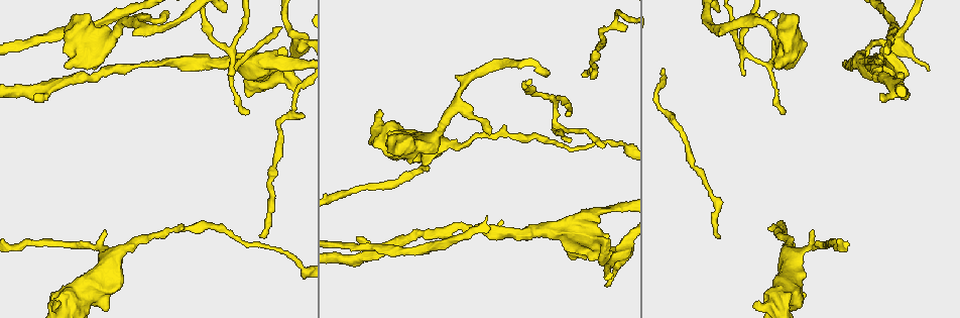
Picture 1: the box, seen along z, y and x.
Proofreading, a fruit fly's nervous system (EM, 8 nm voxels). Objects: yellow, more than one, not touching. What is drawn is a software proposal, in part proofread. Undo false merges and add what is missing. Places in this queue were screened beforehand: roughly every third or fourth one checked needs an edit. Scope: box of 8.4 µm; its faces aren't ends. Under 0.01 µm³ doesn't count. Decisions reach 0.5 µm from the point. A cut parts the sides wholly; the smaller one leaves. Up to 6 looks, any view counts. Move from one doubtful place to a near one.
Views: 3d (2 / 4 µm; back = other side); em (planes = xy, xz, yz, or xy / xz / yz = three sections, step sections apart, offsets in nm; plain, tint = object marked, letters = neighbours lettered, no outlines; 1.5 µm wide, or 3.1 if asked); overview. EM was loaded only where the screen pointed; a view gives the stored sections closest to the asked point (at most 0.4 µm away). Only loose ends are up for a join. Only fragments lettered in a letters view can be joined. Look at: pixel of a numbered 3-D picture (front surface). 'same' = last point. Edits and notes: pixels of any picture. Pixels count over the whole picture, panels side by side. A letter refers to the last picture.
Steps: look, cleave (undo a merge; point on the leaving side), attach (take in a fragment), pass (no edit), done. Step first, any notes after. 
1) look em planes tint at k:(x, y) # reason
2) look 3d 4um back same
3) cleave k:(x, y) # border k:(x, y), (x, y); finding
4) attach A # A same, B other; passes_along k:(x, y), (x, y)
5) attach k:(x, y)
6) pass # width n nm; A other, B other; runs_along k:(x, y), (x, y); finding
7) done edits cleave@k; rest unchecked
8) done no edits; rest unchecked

look em planes letters at 1:(602, 148) # thin end

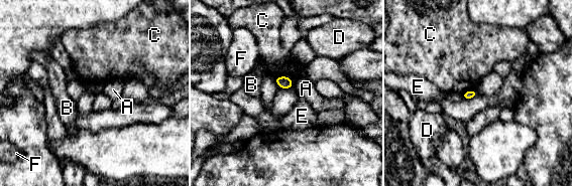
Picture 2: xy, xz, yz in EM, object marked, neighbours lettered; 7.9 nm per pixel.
pass # longest_contact C 180 nm; A other, B other, C other, D other, E other, F other; border 2:(273, 77), (288, 76), (294, 84); no lettered fragment goes on from it

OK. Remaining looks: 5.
look em planes letters at 1:(550, 97) # sharp bend

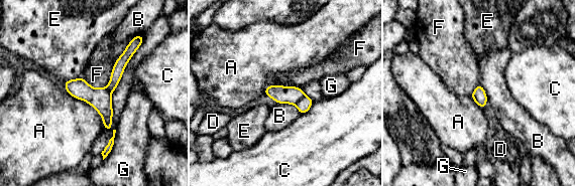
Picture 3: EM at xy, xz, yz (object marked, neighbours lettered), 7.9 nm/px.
pass # width 110 nm; longest_contact F 500 nm; A other, B other, C other, D other, E other, F other, G other; continuous, no second neuron

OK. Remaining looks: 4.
look em xz step 8 tint at 1:(189, 227) # a narrow waist

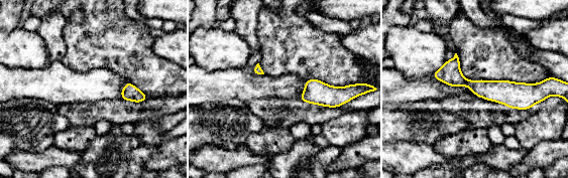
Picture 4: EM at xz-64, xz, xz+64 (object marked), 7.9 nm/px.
look em xz step 8 letters same

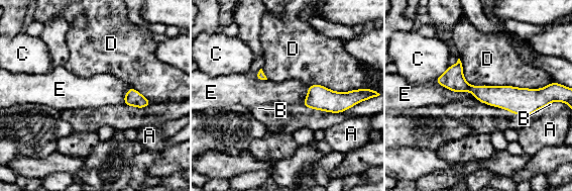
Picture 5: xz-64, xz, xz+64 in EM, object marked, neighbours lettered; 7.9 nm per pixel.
pass # A other, B other, C other, D other, E other; border 5:(435, 79), (475, 97); one neuron here

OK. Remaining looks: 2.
done no edits; rest unchecked

